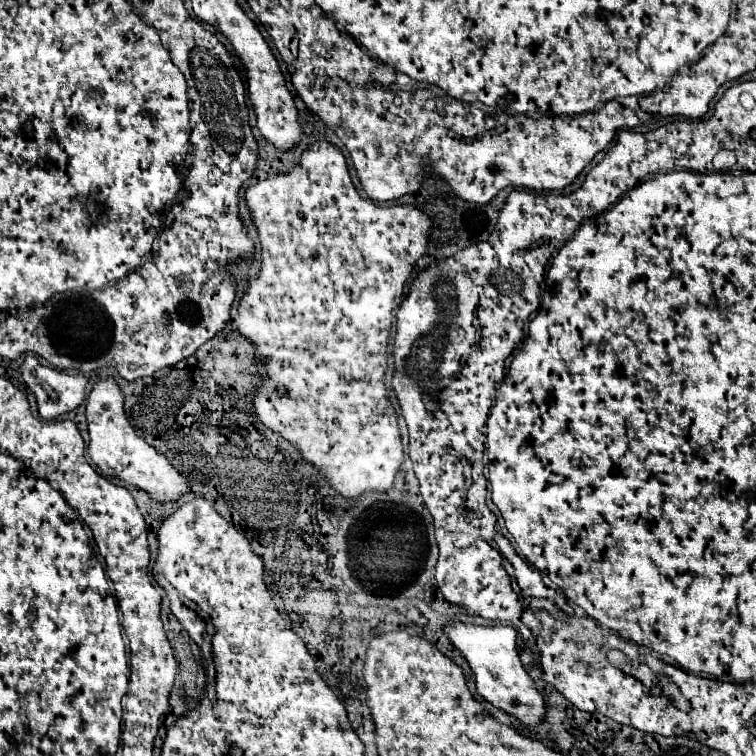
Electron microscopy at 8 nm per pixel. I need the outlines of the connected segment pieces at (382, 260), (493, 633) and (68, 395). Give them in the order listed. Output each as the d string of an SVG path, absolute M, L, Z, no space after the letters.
M318 141L318 143L310 145L310 149L304 151L300 163L290 173L278 173L278 175L266 177L264 181L258 181L256 185L248 187L246 201L254 215L254 225L258 229L260 243L262 243L262 269L256 279L250 279L246 283L246 293L238 307L236 325L240 325L240 333L244 337L252 339L258 353L264 357L264 367L268 371L268 375L260 381L258 395L254 397L254 409L258 413L258 419L272 431L280 433L294 447L298 447L300 453L304 455L304 459L308 459L320 473L324 473L324 477L330 481L330 485L346 499L356 499L364 491L390 489L392 481L402 465L402 457L404 457L400 431L398 431L398 415L392 407L392 401L386 397L382 383L371 383L371 381L385 375L389 355L390 314L403 301L406 281L408 281L416 261L426 253L428 233L432 231L432 219L426 213L422 213L420 209L416 209L414 205L380 207L372 201L362 199L352 185L344 155L326 141Z
M446 625L446 635L462 651L476 677L478 693L496 709L516 717L524 727L532 727L544 721L546 701L532 677L526 673L516 651L516 631L510 625L478 627L478 625Z
M32 355L24 359L22 379L36 395L38 413L42 419L54 419L74 411L84 401L84 391L88 385L84 375L68 375L64 371L44 367Z

